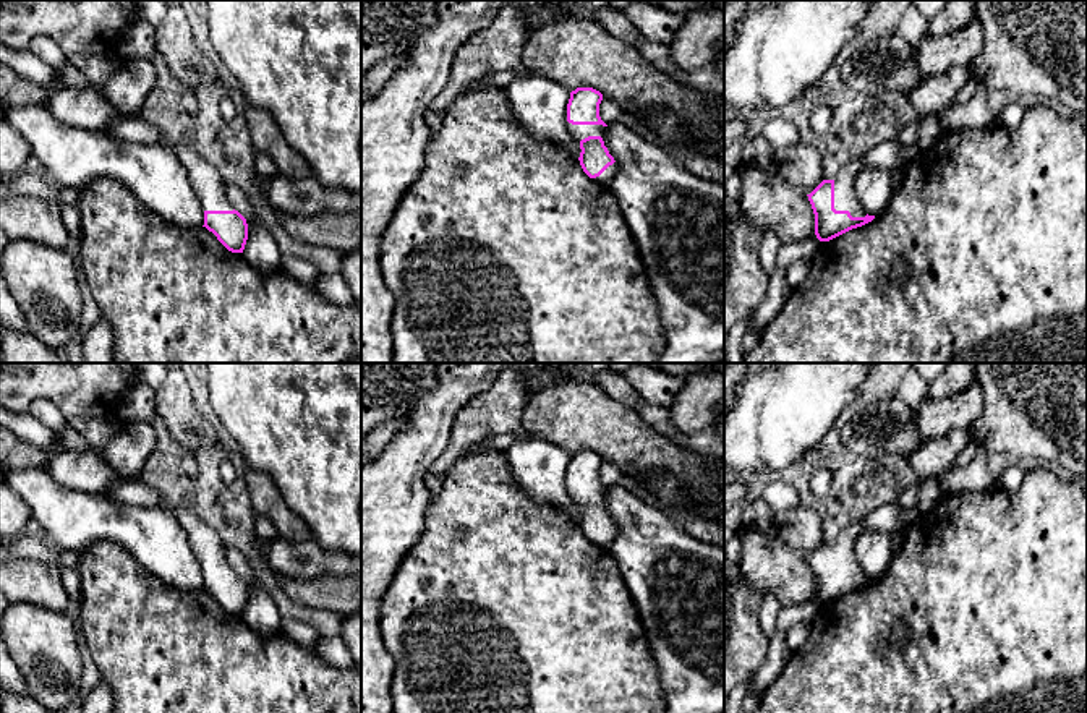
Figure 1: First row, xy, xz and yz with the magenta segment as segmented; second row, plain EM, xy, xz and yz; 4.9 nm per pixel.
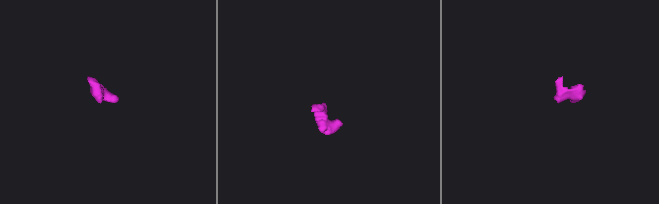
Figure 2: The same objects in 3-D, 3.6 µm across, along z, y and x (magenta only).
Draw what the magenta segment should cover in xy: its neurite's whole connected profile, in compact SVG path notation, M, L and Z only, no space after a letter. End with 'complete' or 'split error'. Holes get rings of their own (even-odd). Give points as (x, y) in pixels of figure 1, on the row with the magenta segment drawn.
M193 147L175 149L190 175L204 211L204 225L232 253L243 253L248 240L246 219L232 206L217 170Z | split error

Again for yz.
M863 156L847 162L833 180L823 180L808 196L815 214L815 235L829 241L852 228L875 219L868 216L855 194L855 177L862 169Z | split error

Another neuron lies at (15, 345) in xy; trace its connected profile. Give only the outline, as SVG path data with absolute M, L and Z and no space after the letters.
M0 324L0 363L68 363L63 350L42 344L28 331Z

